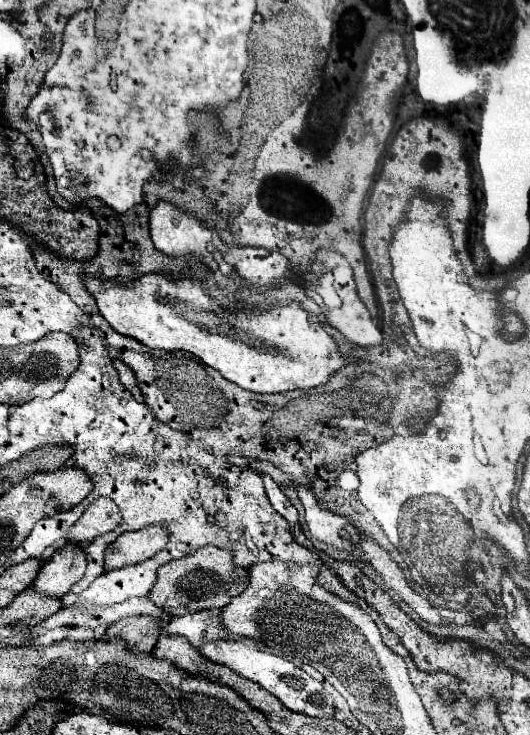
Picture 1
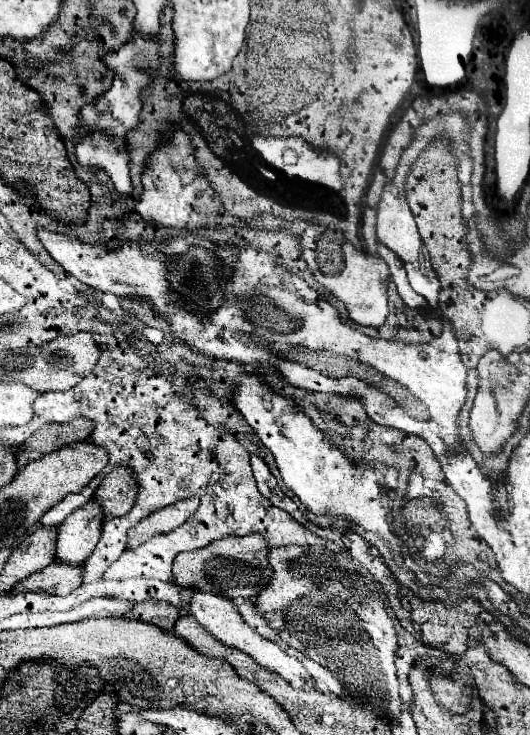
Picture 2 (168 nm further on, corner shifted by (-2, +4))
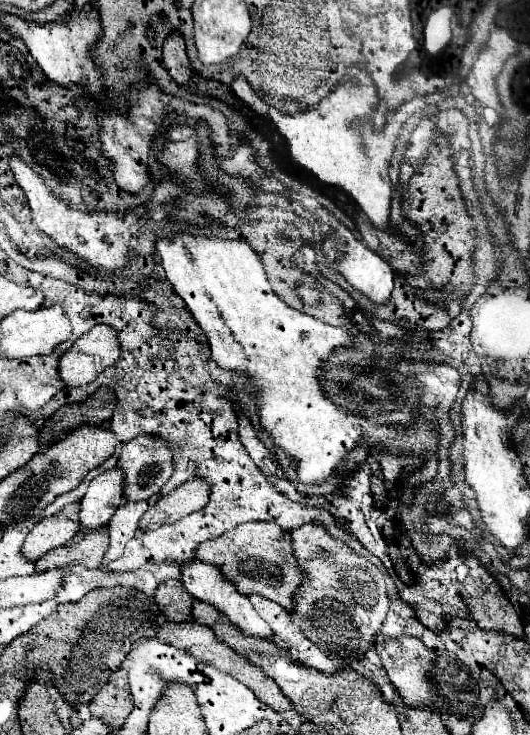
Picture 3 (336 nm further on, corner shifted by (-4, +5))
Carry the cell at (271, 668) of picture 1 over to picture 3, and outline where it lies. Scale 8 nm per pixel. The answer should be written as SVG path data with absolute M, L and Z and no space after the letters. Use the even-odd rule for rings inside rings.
M193 560L189 566L181 566L181 582L187 588L187 592L191 596L195 596L201 602L211 604L219 614L223 614L225 618L229 618L229 622L233 622L233 626L237 626L243 634L255 636L255 638L269 638L273 640L273 632L267 626L267 622L253 610L251 602L247 596L241 596L235 586L223 578L223 574L213 566L213 564L205 564L199 560Z

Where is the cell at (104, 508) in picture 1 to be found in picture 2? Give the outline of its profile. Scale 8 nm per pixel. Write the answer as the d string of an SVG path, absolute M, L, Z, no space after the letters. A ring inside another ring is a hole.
M115 465L103 483L95 491L95 501L99 501L105 517L121 517L131 511L137 499L137 477L125 465Z

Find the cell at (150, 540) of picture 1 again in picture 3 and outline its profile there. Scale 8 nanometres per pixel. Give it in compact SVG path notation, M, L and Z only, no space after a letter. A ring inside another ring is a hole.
M193 478L193 480L185 482L183 486L175 488L173 492L169 492L167 496L163 496L153 508L149 508L143 514L139 528L155 530L163 524L177 522L183 516L205 508L207 500L209 500L209 484L201 478Z

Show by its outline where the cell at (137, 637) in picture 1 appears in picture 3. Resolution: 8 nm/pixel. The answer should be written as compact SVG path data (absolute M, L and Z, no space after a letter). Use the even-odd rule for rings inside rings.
M179 580L161 582L153 600L169 622L191 620L191 604L195 598L181 586Z

